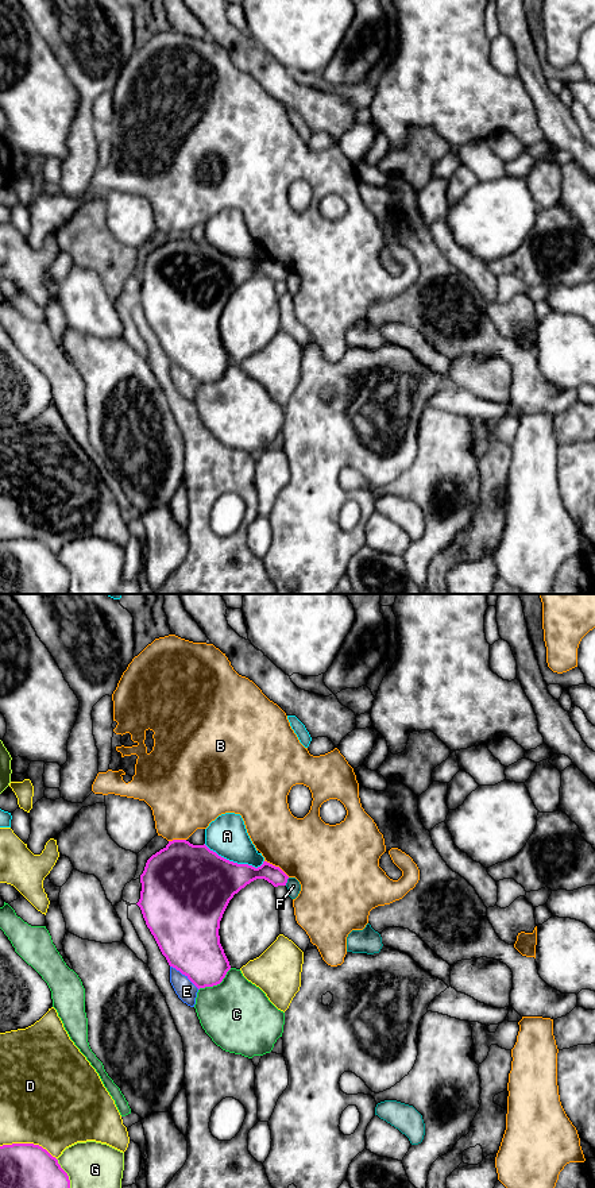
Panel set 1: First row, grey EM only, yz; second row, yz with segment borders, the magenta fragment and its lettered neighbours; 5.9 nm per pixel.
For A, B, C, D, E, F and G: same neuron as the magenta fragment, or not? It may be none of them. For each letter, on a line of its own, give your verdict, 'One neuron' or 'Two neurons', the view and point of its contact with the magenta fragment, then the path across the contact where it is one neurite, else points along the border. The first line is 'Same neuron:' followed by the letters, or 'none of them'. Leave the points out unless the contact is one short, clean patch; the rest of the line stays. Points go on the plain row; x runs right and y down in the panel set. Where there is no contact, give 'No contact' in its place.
Same neuron: none of them
A: Two neurons. Touches magenta at yz (232, 257)
B: Two neurons. Touches magenta at yz (277, 262)
C: Two neurons. Touches magenta at yz (216, 380)
D: Two neurons. Touches magenta at yz (29, 539)
E: Two neurons. Touches magenta at yz (185, 370)
F: Two neurons. Touches magenta at yz (286, 277). Boundary: yz (289, 273), (285, 280)
G: Two neurons. Touches magenta at yz (68, 574)

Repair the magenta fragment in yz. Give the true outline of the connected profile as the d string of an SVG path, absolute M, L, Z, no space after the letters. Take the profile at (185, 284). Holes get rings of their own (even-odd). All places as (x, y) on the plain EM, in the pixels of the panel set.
M186 235L169 236L147 255L140 270L142 286L136 300L169 360L198 385L220 379L231 364L220 339L220 316L233 290L256 274L278 282L286 281L289 271L267 256L258 263L237 259L219 251L205 239L193 240Z

